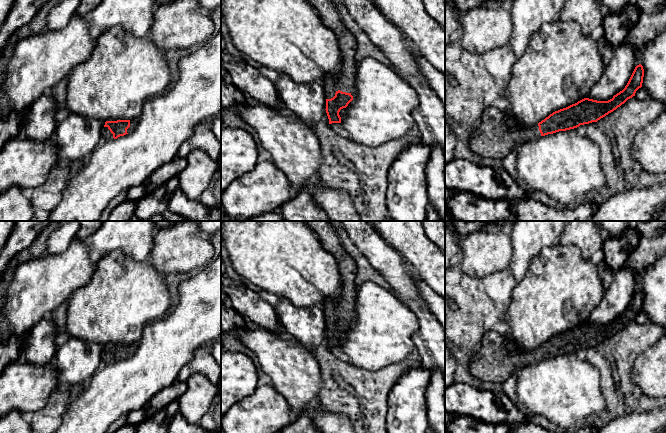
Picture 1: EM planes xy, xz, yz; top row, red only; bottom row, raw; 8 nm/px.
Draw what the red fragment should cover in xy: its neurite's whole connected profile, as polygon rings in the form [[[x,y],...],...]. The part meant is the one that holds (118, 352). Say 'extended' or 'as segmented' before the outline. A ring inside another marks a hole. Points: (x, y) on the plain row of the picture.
extended; [[[138,343],[106,345],[101,359],[106,364],[117,363],[132,356],[138,348]]]

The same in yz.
extended; [[[637,289],[625,312],[608,325],[584,322],[575,328],[553,336],[537,349],[522,352],[505,334],[488,329],[480,349],[471,357],[470,373],[478,380],[504,383],[512,374],[525,366],[542,360],[566,355],[580,349],[597,346],[635,320],[642,311],[644,293]]]

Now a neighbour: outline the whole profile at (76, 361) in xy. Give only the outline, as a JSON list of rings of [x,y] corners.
[[[78,338],[69,340],[57,350],[53,364],[58,386],[86,384],[98,371],[105,346]]]

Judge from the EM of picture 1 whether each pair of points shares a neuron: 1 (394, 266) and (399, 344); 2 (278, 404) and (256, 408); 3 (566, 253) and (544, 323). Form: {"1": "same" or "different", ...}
{"1": "different", "2": "same", "3": "same"}

